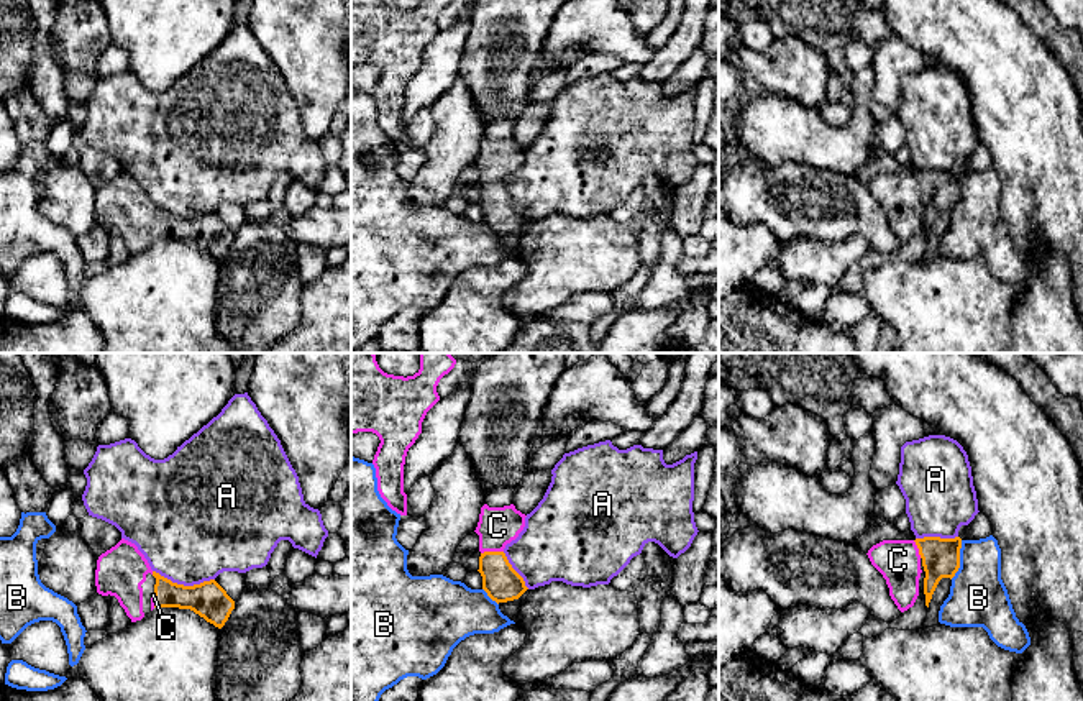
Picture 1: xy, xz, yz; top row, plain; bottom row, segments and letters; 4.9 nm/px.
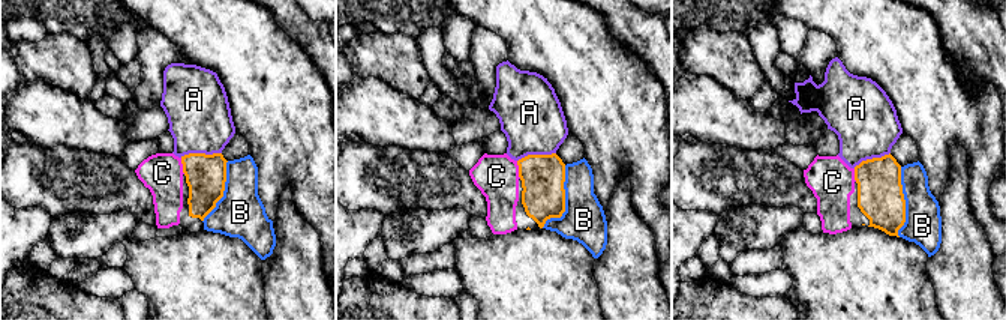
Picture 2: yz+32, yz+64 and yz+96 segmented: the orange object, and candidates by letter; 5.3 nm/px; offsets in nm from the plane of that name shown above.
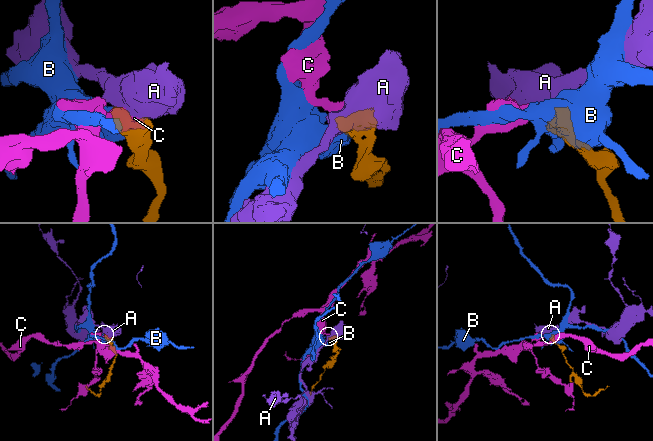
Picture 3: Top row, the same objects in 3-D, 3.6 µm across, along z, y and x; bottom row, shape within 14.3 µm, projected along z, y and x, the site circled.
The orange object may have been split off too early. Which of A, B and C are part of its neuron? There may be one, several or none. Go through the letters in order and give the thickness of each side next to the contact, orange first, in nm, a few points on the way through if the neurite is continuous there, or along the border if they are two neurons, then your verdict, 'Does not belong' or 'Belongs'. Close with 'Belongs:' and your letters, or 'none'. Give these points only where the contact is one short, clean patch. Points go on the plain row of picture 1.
A: Thickness 180 nm (orange) against 480 nm. Does not belong
B: Thickness 190 nm (orange) against 280 nm. Does not belong
C: Thickness 180 nm (orange) against 190 nm. Path across: xz (501, 214), (493, 197), (491, 184), (498, 158). Belongs
Belongs: C

